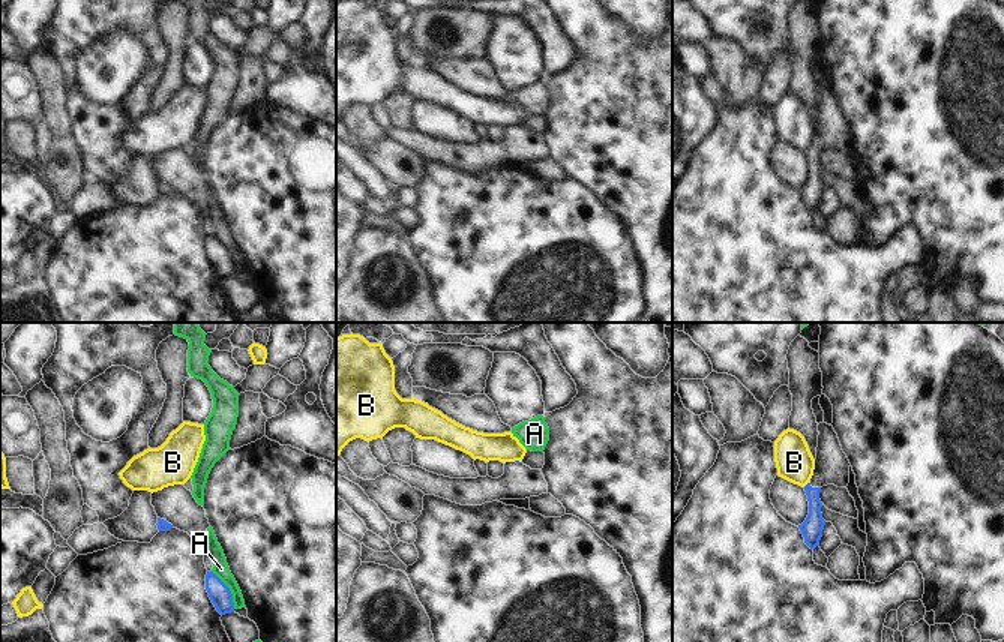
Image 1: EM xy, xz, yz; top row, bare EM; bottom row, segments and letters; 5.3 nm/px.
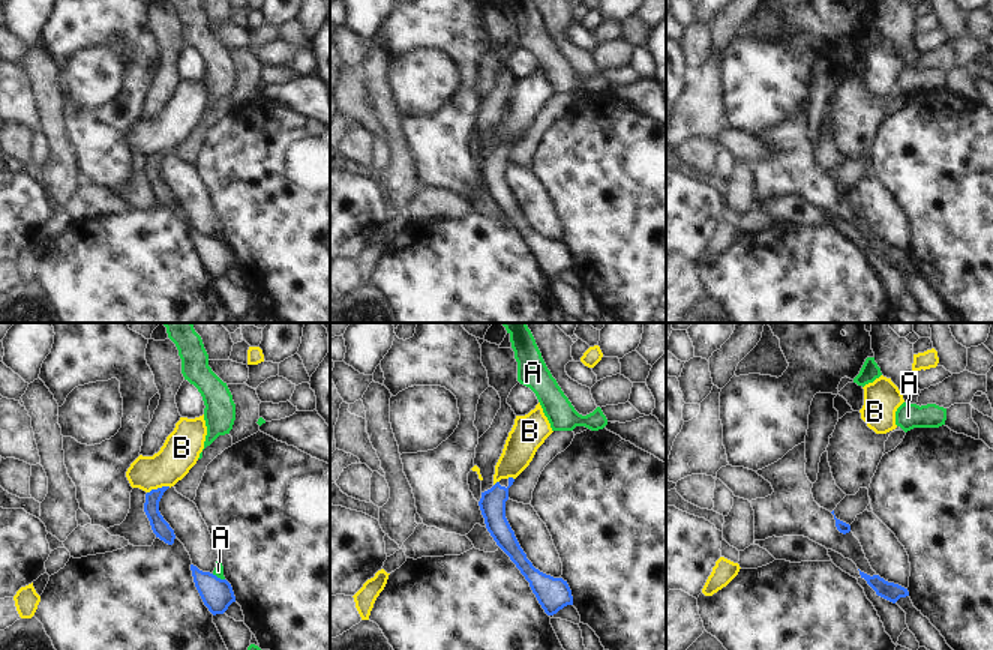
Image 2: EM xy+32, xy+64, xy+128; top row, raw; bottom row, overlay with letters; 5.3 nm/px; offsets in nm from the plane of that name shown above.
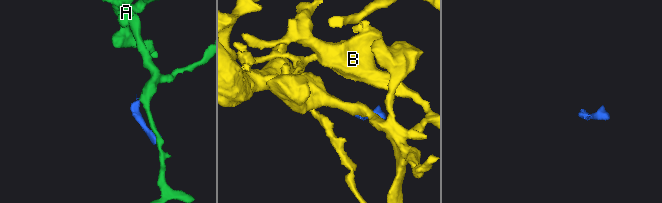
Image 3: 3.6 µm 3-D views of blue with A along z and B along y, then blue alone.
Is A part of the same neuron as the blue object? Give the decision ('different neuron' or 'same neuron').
different neuron

